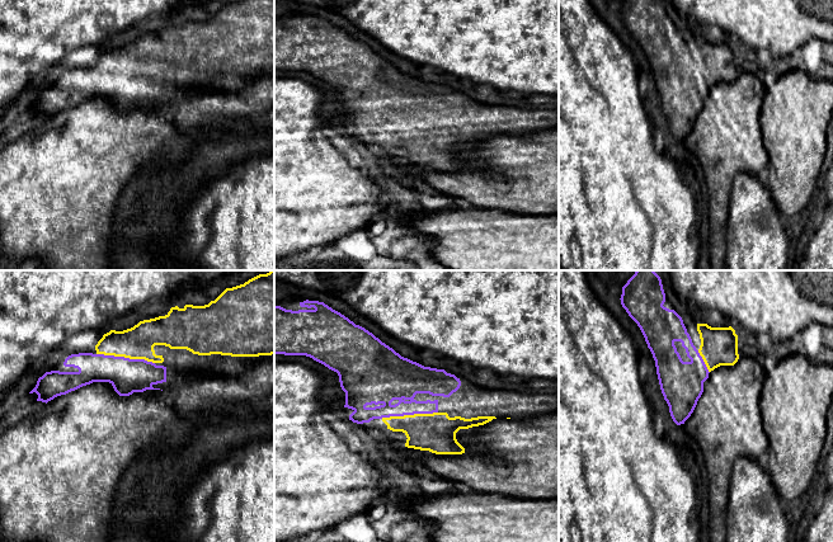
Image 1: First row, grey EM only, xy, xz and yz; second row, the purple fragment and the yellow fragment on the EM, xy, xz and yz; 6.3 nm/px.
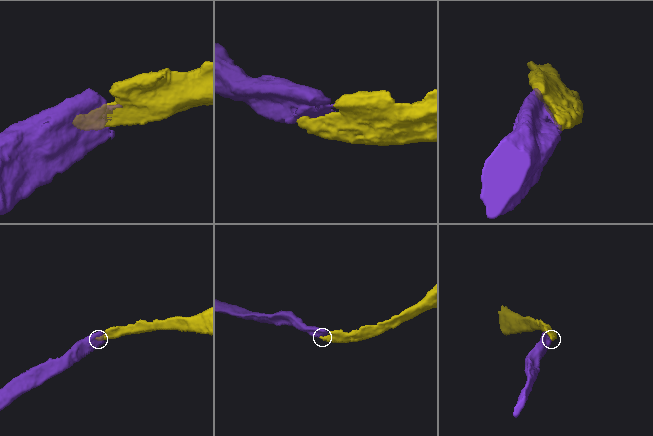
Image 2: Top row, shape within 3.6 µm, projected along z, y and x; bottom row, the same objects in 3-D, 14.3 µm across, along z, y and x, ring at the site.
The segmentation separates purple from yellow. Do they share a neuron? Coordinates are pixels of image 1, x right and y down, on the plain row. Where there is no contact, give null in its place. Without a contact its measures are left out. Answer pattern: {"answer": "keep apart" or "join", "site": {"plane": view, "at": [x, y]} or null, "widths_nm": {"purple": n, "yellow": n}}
{"answer": "join", "site": {"plane": "xy", "at": [126, 74]}, "widths_nm": {"purple": 220, "yellow": 200}}

